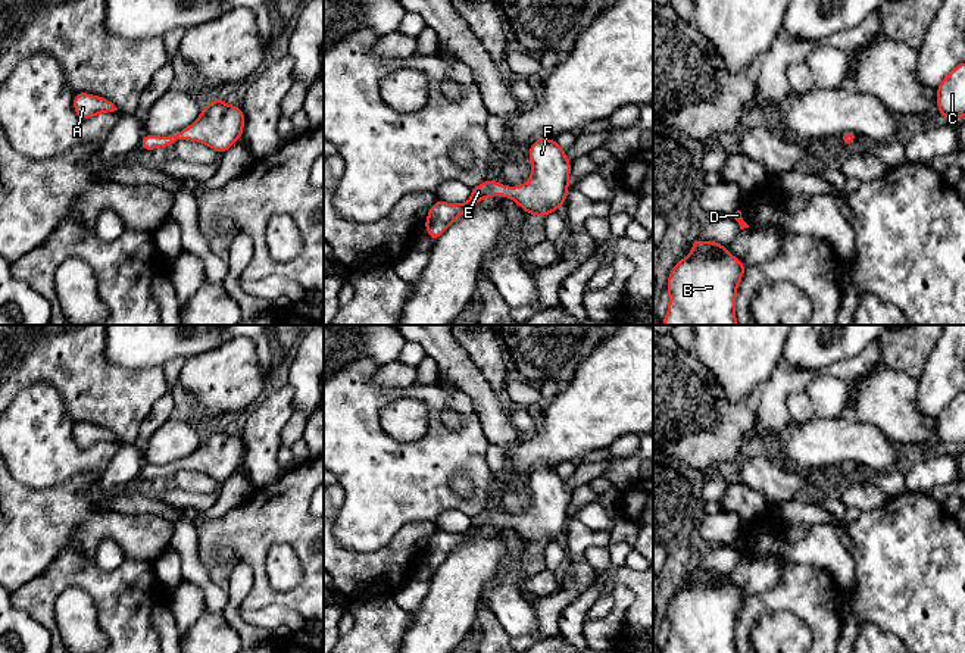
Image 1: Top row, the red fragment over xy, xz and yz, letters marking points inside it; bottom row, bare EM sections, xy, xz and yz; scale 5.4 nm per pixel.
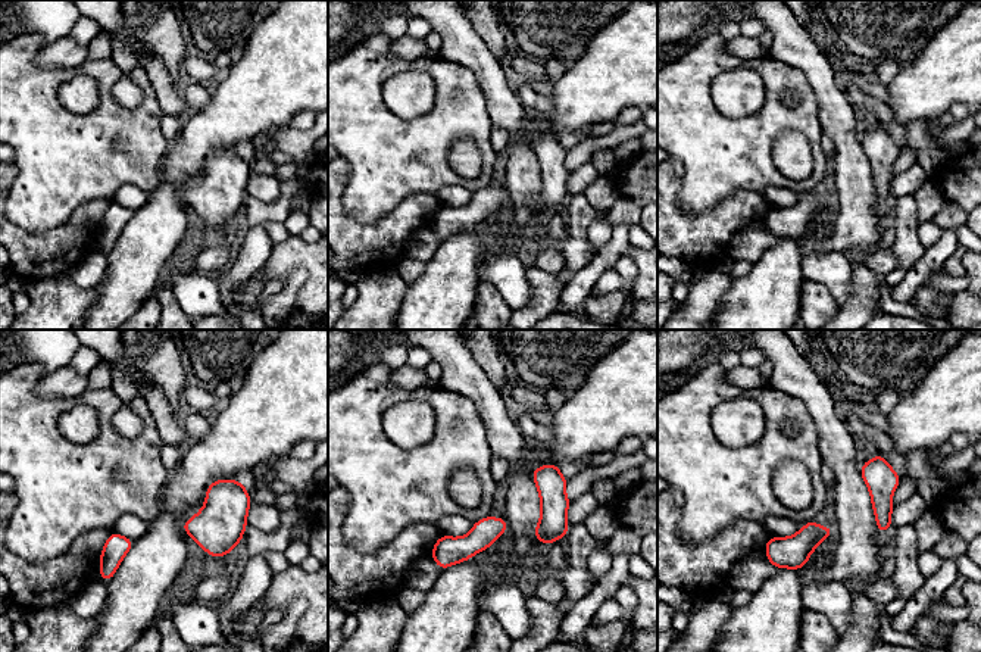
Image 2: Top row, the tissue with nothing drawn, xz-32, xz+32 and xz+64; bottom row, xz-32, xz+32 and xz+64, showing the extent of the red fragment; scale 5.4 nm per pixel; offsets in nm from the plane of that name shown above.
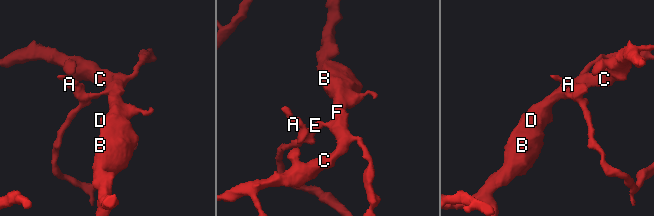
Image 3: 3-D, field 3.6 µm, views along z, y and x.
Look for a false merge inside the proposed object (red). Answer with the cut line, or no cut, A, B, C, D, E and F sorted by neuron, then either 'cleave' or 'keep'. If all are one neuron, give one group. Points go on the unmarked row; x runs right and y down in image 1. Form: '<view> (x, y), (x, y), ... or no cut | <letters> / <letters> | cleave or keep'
no cut | A B C D E F | keep

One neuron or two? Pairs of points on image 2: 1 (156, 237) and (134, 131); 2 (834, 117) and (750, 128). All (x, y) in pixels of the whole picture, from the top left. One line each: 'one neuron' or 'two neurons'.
1: two neurons
2: two neurons

